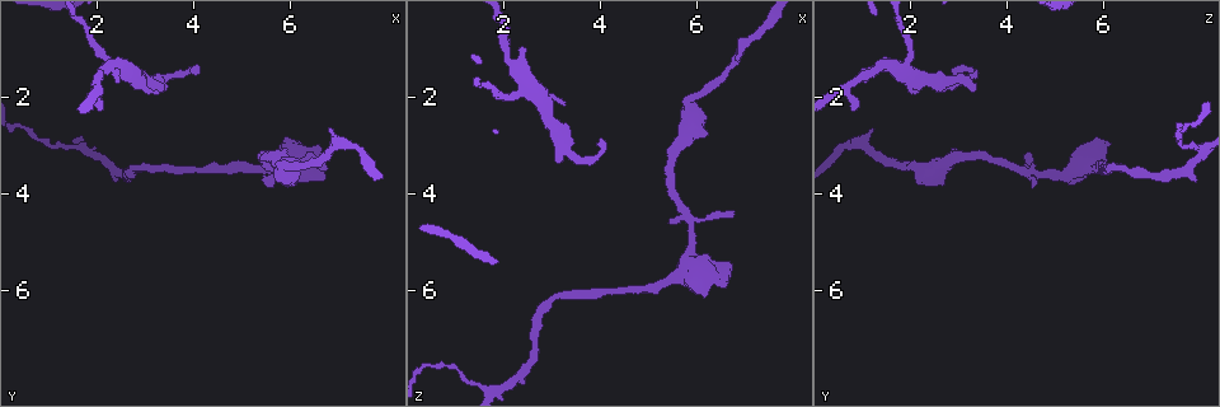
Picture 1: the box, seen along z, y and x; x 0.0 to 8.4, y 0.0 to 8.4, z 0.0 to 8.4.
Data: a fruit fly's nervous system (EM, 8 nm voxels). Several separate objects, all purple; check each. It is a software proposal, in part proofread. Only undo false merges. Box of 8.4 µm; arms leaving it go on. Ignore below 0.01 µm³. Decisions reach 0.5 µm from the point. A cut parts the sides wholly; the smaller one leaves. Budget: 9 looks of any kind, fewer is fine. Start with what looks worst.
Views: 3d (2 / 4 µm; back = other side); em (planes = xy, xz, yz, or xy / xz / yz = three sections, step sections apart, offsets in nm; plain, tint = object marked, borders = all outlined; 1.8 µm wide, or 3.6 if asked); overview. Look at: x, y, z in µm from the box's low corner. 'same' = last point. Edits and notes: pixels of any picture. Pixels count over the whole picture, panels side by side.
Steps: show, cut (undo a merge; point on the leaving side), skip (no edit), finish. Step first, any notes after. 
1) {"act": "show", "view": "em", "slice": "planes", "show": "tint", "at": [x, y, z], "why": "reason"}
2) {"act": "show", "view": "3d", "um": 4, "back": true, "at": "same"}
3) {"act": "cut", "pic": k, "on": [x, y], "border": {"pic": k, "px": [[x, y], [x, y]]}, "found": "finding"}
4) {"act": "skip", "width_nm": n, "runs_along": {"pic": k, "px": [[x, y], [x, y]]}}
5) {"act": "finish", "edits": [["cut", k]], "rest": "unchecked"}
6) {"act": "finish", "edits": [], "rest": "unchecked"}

{"act": "show", "view": "em", "slice": "planes", "show": "tint", "at": [3.35, 1.60, 3.05], "why": "abrupt turn"}

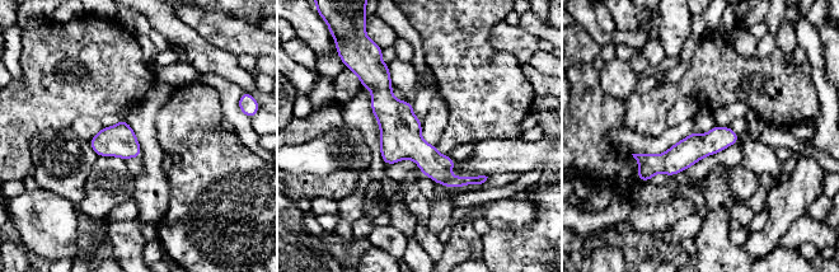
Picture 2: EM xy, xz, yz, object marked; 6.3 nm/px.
{"act": "skip", "runs_along": {"pic": 2, "px": [[380, 70], [399, 131], [449, 181], [481, 179]]}, "found": "one neuron here"}

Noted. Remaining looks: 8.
{"act": "show", "view": "em", "slice": "xz", "step": 16, "show": "tint", "at": [4.05, 3.55, 6.05], "why": "narrows sharply"}

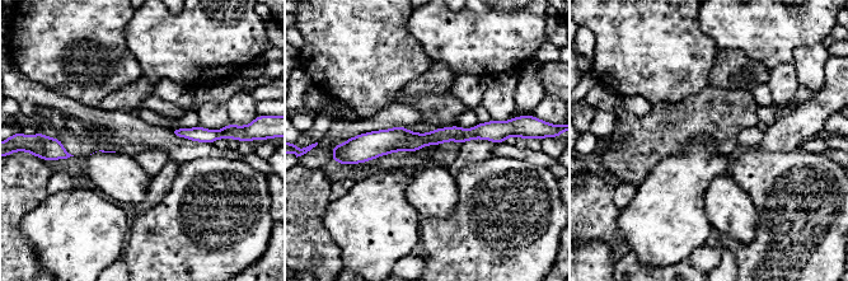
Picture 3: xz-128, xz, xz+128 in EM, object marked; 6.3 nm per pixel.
{"act": "skip", "runs_along": {"pic": 3, "px": [[504, 135], [445, 134], [351, 148]]}, "found": "all the same neuron"}

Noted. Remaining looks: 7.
{"act": "show", "view": "3d", "um": 4, "at": [5.85, 3.60, 4.50], "why": "a fork"}

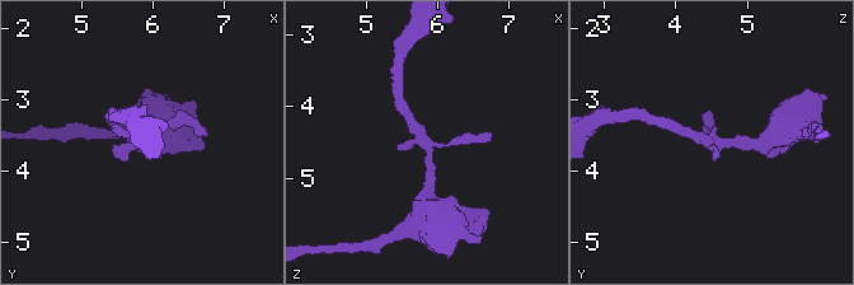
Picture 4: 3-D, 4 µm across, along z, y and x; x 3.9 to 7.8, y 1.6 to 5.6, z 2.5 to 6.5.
{"act": "show", "view": "em", "slice": "planes", "show": "tint", "at": [5.80, 3.55, 4.50], "why": "shape alone is not enough"}

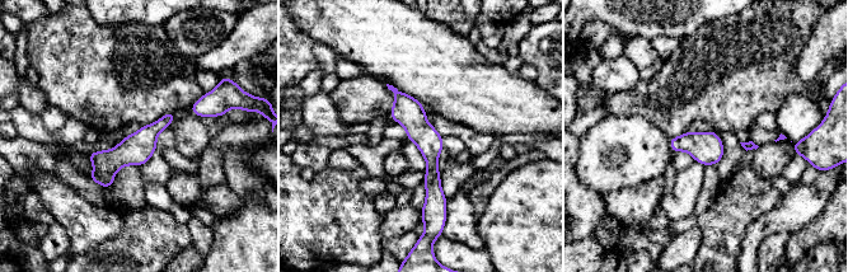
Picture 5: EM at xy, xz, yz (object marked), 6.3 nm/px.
{"act": "skip", "width_nm": 170, "runs_along": {"pic": 5, "px": [[397, 93], [430, 142], [427, 215]]}, "found": "continuous, no second neuron"}

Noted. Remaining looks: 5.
{"act": "show", "view": "em", "slice": "planes", "show": "borders", "at": [5.80, 3.55, 2.15], "why": "abrupt turn"}

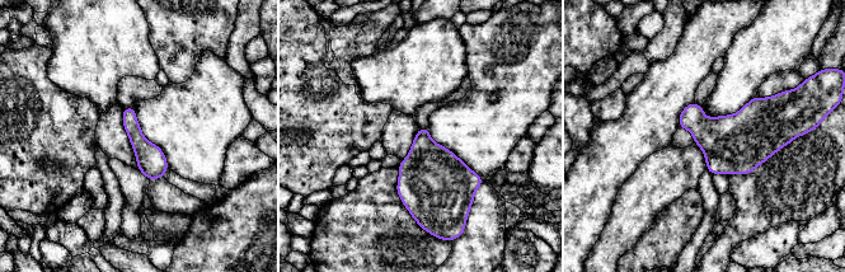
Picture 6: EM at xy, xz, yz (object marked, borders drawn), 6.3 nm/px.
{"act": "skip", "found": "continuous, no second neuron"}

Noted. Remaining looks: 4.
{"act": "finish", "edits": [], "rest": "unchecked"}

